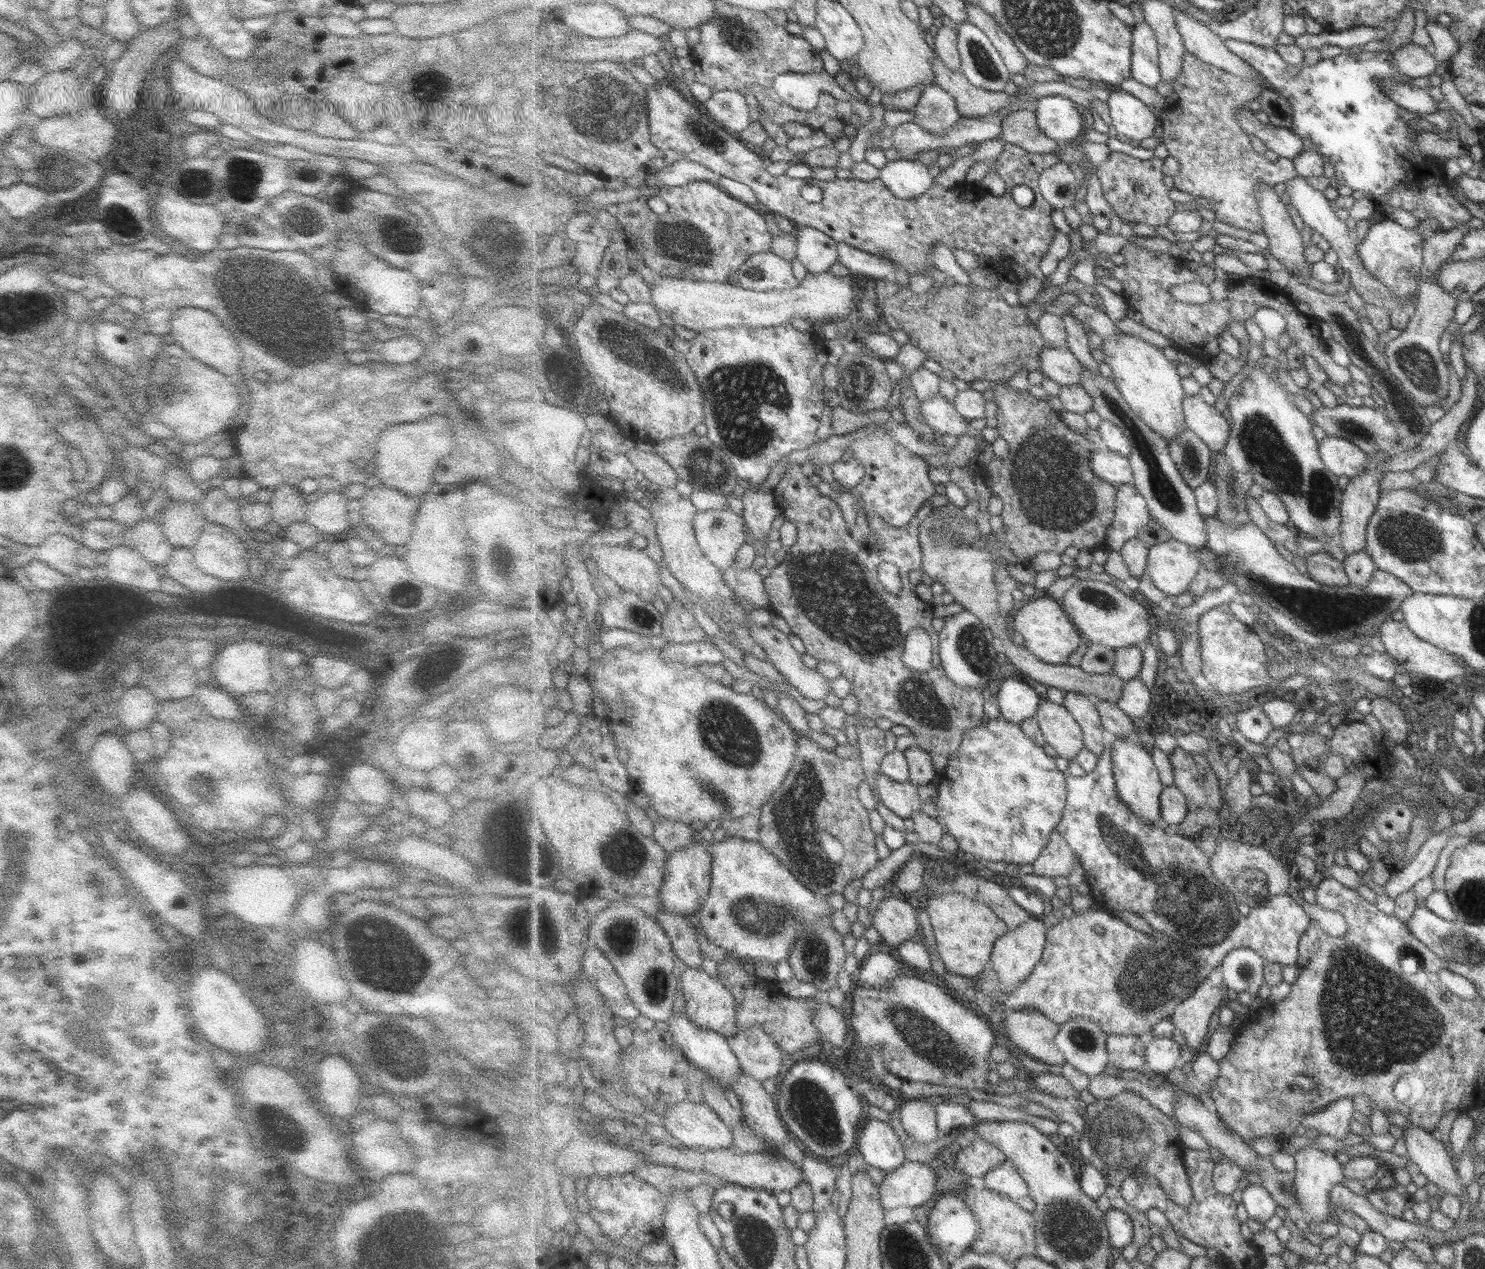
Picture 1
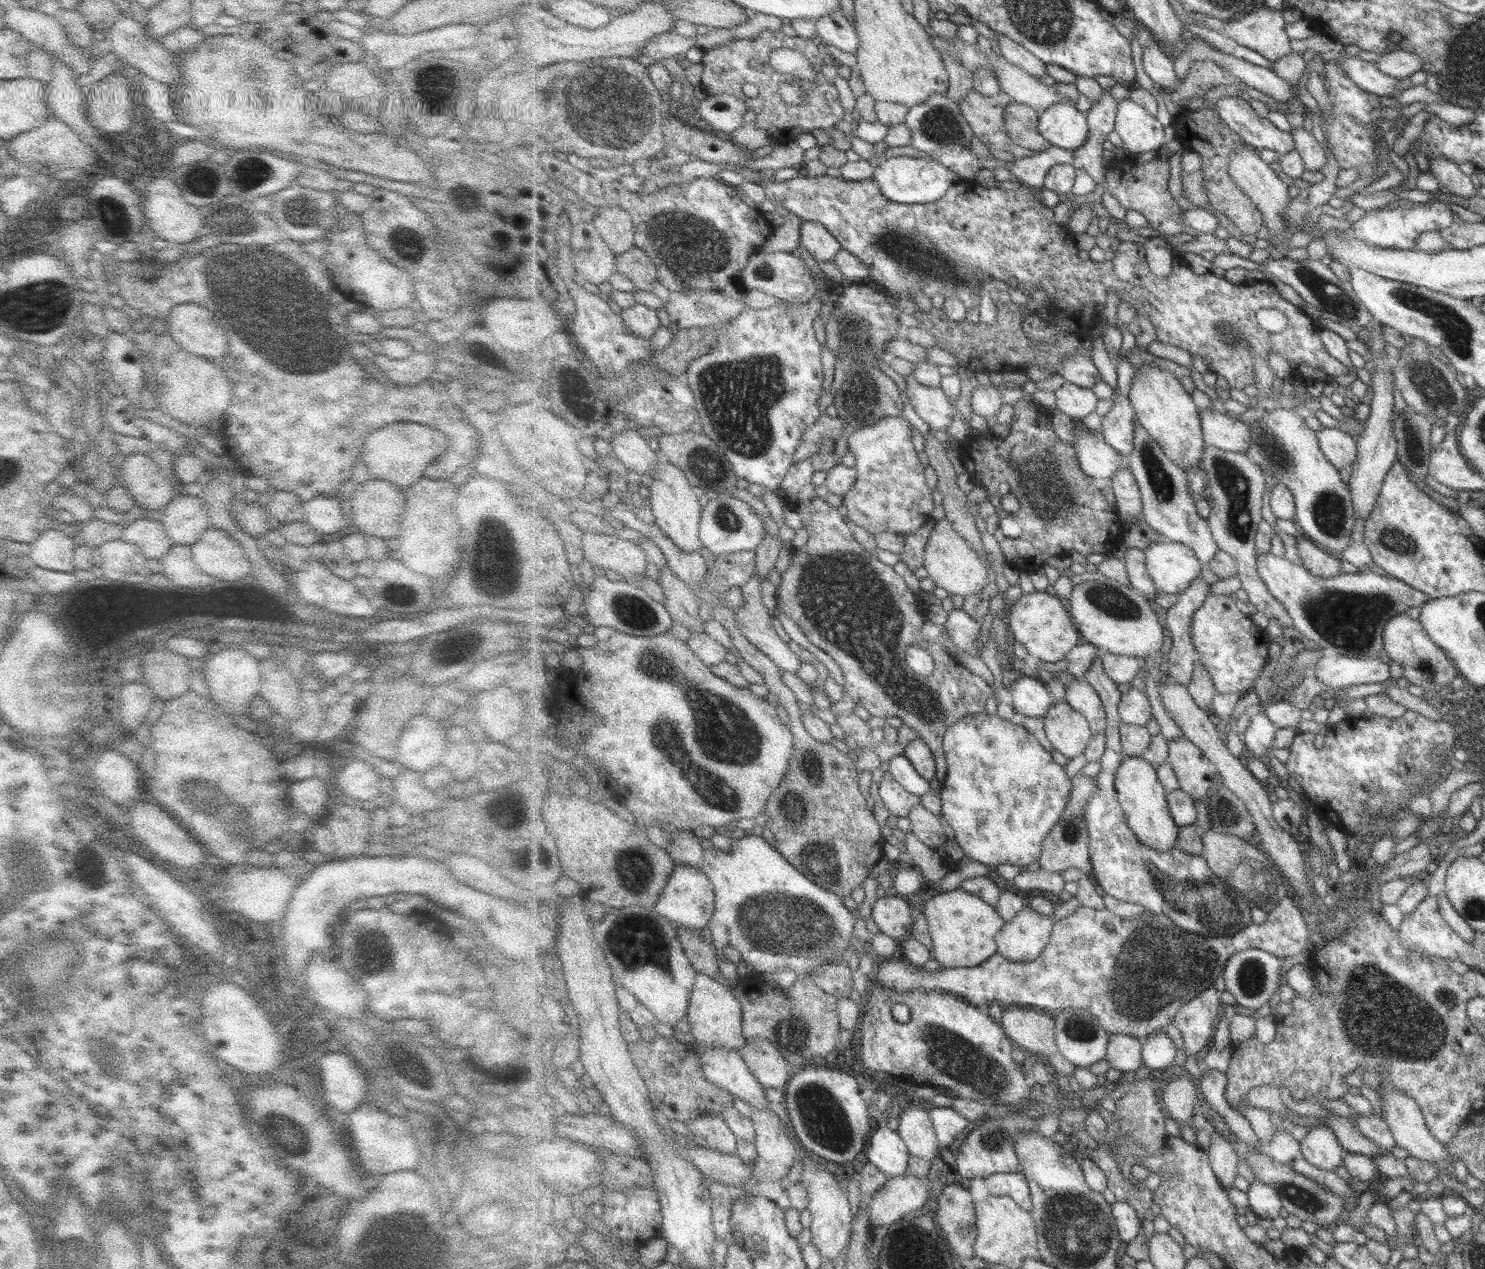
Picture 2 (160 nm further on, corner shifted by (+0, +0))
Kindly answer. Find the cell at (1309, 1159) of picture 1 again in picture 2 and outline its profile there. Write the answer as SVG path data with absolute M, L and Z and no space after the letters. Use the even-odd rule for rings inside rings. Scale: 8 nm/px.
M1327 1125L1311 1128L1301 1141L1302 1151L1309 1163L1334 1171L1337 1166L1343 1166L1343 1145Z

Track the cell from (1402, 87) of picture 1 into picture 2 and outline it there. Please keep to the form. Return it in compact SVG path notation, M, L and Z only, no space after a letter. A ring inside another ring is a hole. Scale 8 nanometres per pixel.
M1339 57L1338 64L1342 64L1342 69L1346 75L1358 85L1359 88L1377 96L1391 96L1397 88L1397 80L1377 66L1376 62L1367 62L1360 57Z

